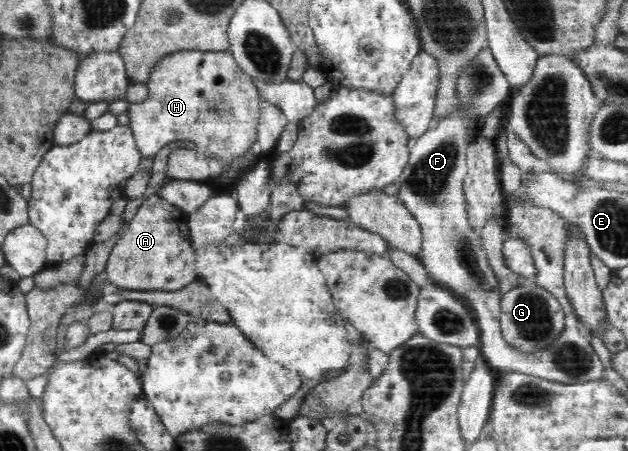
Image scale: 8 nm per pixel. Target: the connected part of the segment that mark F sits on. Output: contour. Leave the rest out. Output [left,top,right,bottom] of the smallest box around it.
[395,46,604,385]

